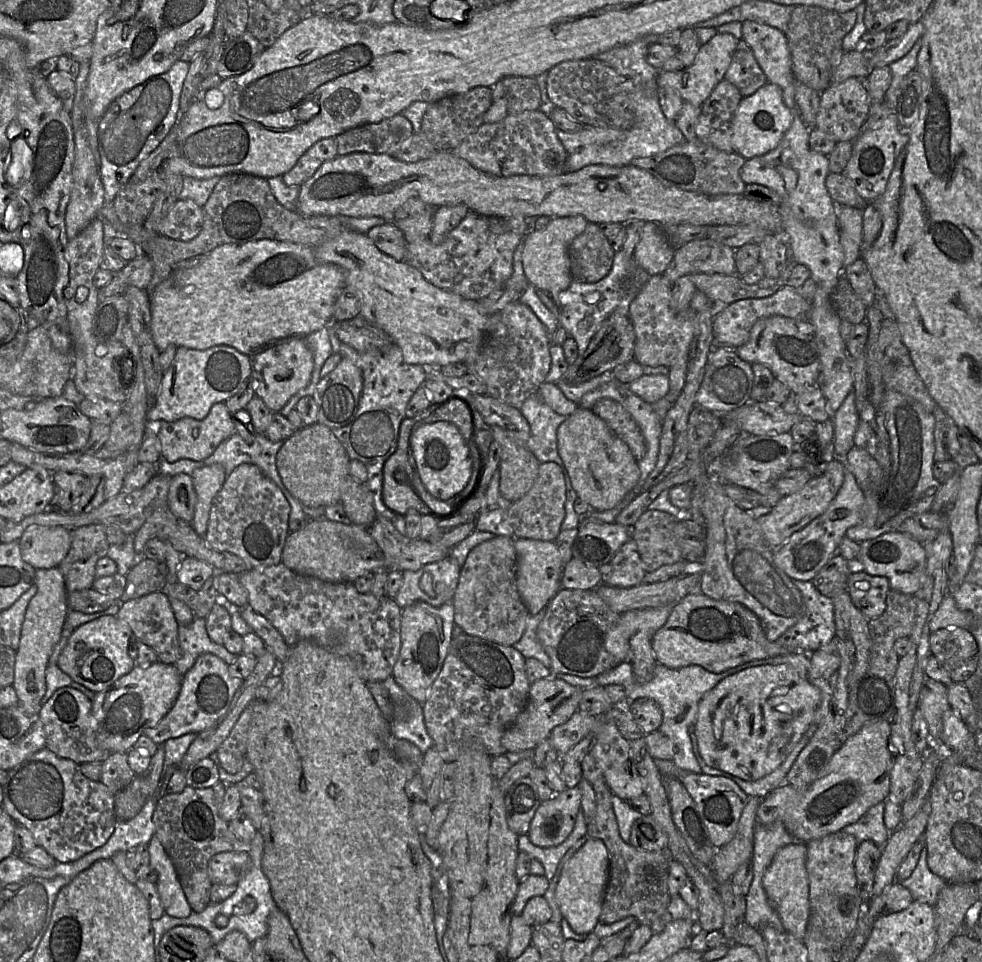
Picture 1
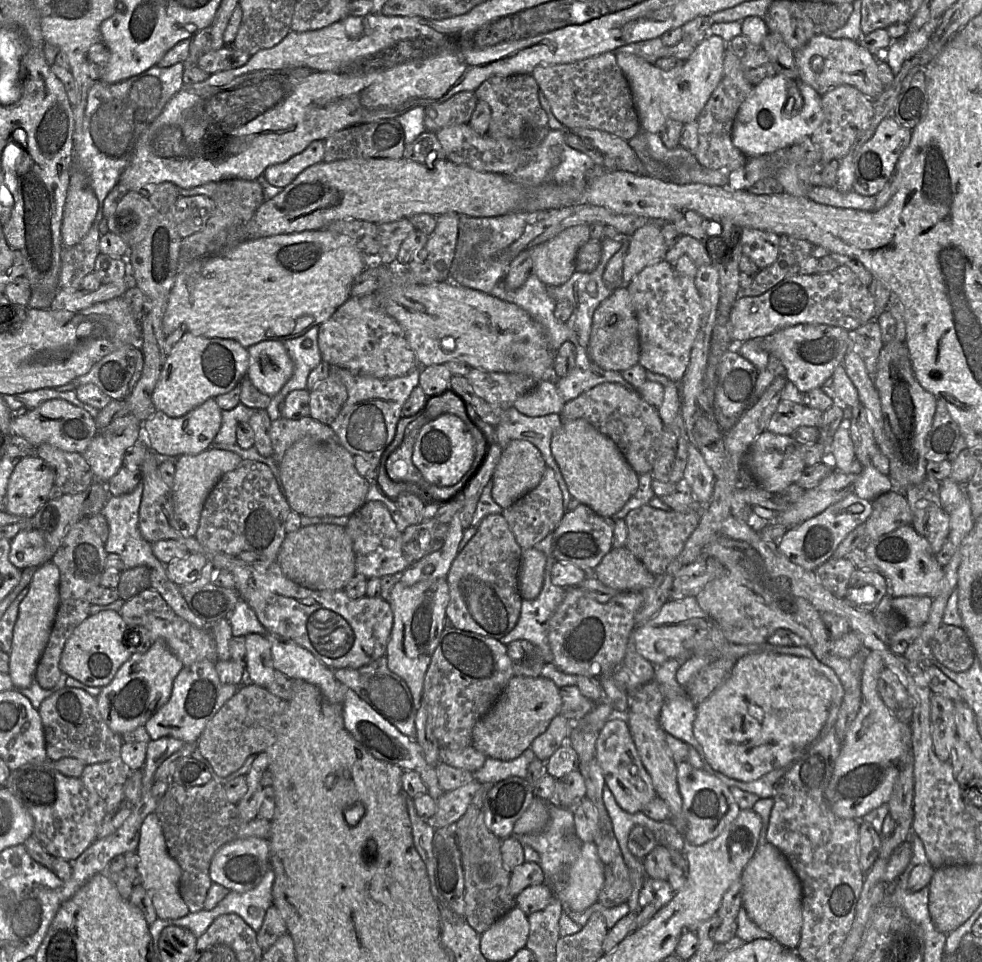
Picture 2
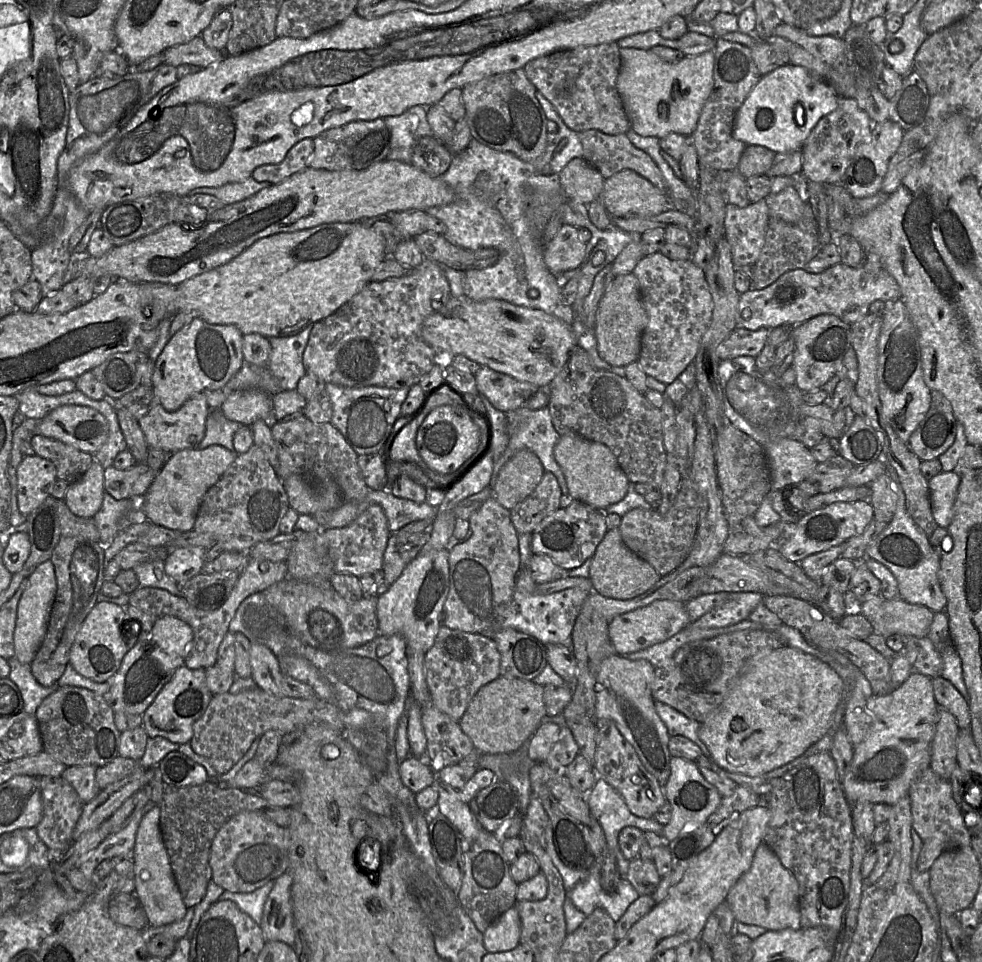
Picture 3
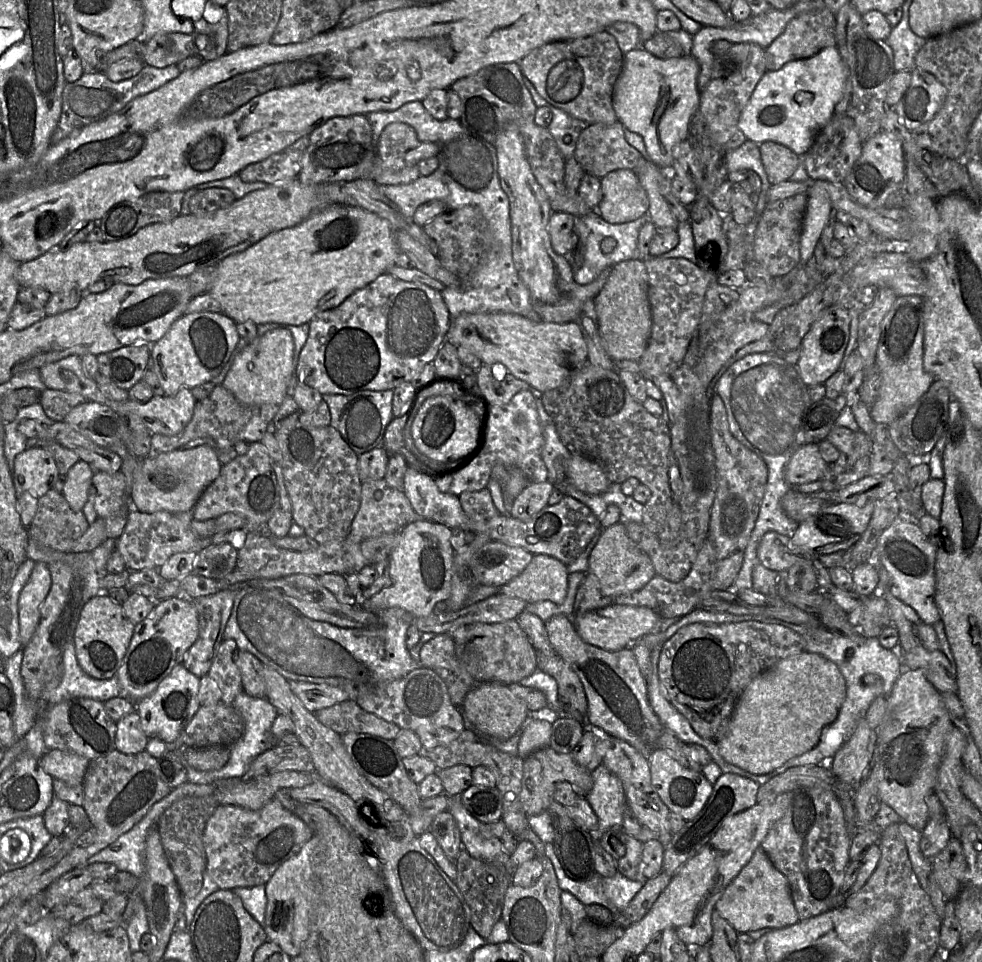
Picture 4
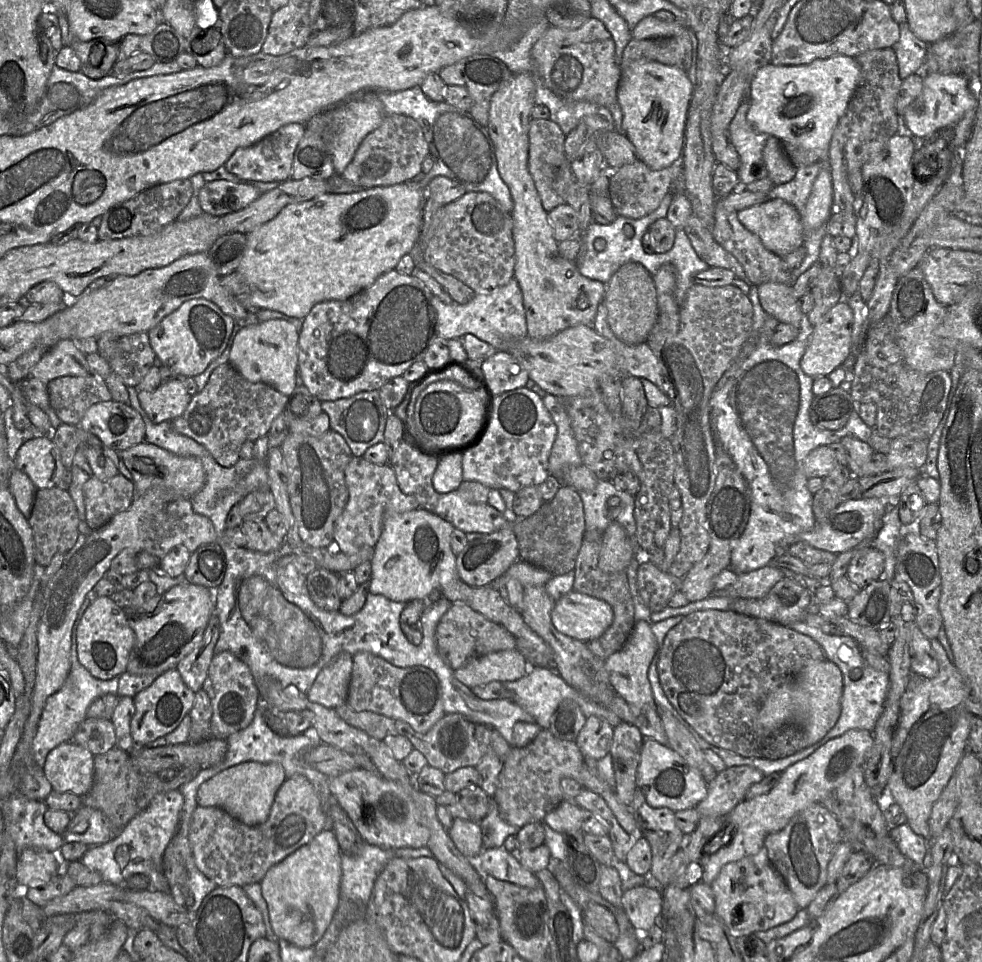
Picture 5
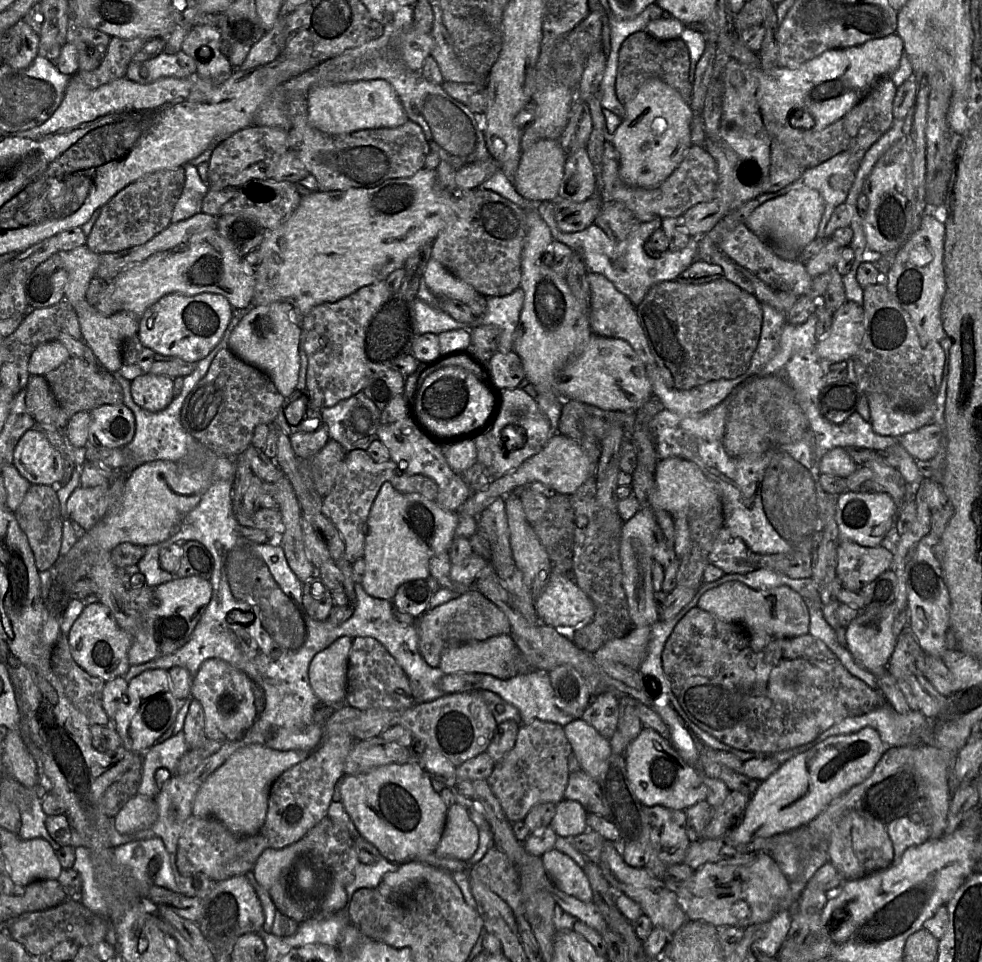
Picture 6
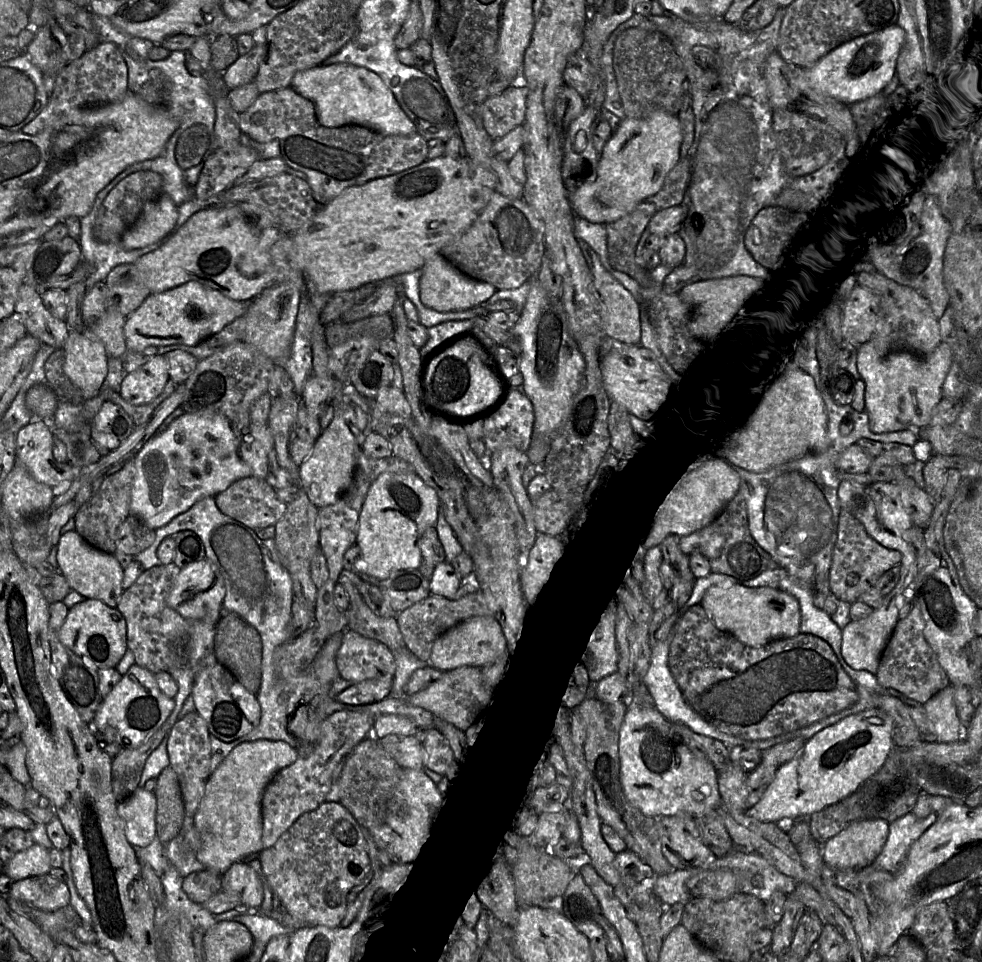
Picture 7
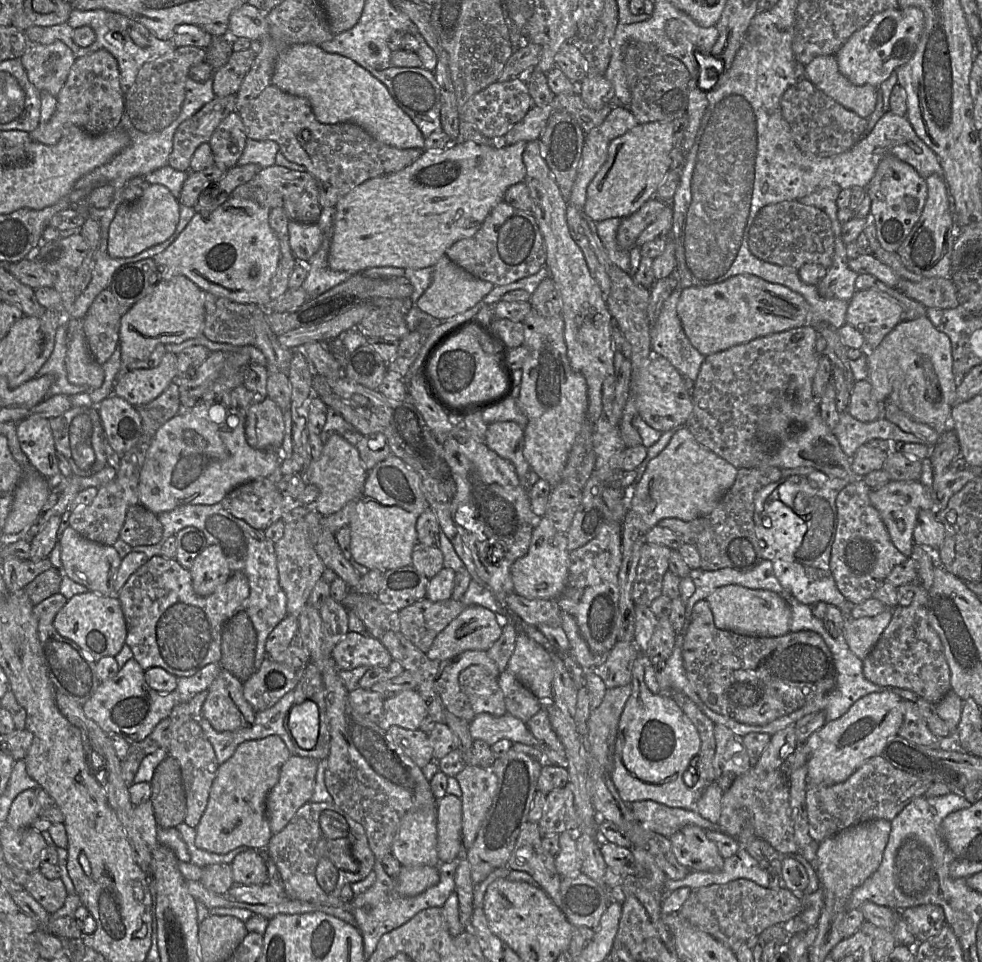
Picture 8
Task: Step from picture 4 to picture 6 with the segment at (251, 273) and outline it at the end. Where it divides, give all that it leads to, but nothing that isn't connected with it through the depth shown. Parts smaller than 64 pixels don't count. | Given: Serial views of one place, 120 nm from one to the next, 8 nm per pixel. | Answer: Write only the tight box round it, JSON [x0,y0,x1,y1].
[258,168,458,316]

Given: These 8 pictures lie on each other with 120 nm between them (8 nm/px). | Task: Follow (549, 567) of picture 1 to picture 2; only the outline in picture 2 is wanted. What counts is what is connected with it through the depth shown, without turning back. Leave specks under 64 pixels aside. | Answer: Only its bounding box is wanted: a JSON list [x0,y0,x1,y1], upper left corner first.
[518,548,547,599]

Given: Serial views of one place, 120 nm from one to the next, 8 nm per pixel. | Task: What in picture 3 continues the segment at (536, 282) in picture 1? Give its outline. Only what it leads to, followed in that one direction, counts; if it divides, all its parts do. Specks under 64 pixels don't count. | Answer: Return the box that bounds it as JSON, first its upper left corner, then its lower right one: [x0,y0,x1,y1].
[543,224,586,276]

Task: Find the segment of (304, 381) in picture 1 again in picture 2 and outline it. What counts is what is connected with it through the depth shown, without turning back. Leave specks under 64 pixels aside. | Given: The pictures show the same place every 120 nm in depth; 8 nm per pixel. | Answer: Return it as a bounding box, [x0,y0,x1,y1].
[247,341,294,396]

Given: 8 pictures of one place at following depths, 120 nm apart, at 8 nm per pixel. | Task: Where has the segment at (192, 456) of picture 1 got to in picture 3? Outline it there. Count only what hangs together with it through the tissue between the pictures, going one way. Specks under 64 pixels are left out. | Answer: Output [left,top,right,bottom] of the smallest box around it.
[138,393,211,454]

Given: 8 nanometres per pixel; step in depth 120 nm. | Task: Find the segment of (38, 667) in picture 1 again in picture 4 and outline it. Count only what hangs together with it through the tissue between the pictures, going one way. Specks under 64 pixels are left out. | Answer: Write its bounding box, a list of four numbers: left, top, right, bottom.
[18,562,51,646]

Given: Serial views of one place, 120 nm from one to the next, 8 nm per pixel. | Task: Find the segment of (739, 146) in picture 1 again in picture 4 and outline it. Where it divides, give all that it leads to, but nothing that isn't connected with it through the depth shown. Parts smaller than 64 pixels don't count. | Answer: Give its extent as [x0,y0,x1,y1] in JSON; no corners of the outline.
[738,46,846,156]

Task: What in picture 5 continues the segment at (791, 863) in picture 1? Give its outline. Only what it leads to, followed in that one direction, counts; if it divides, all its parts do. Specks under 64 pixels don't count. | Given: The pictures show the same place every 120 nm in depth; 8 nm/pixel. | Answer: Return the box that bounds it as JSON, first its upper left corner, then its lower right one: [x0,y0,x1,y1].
[710,846,799,938]

